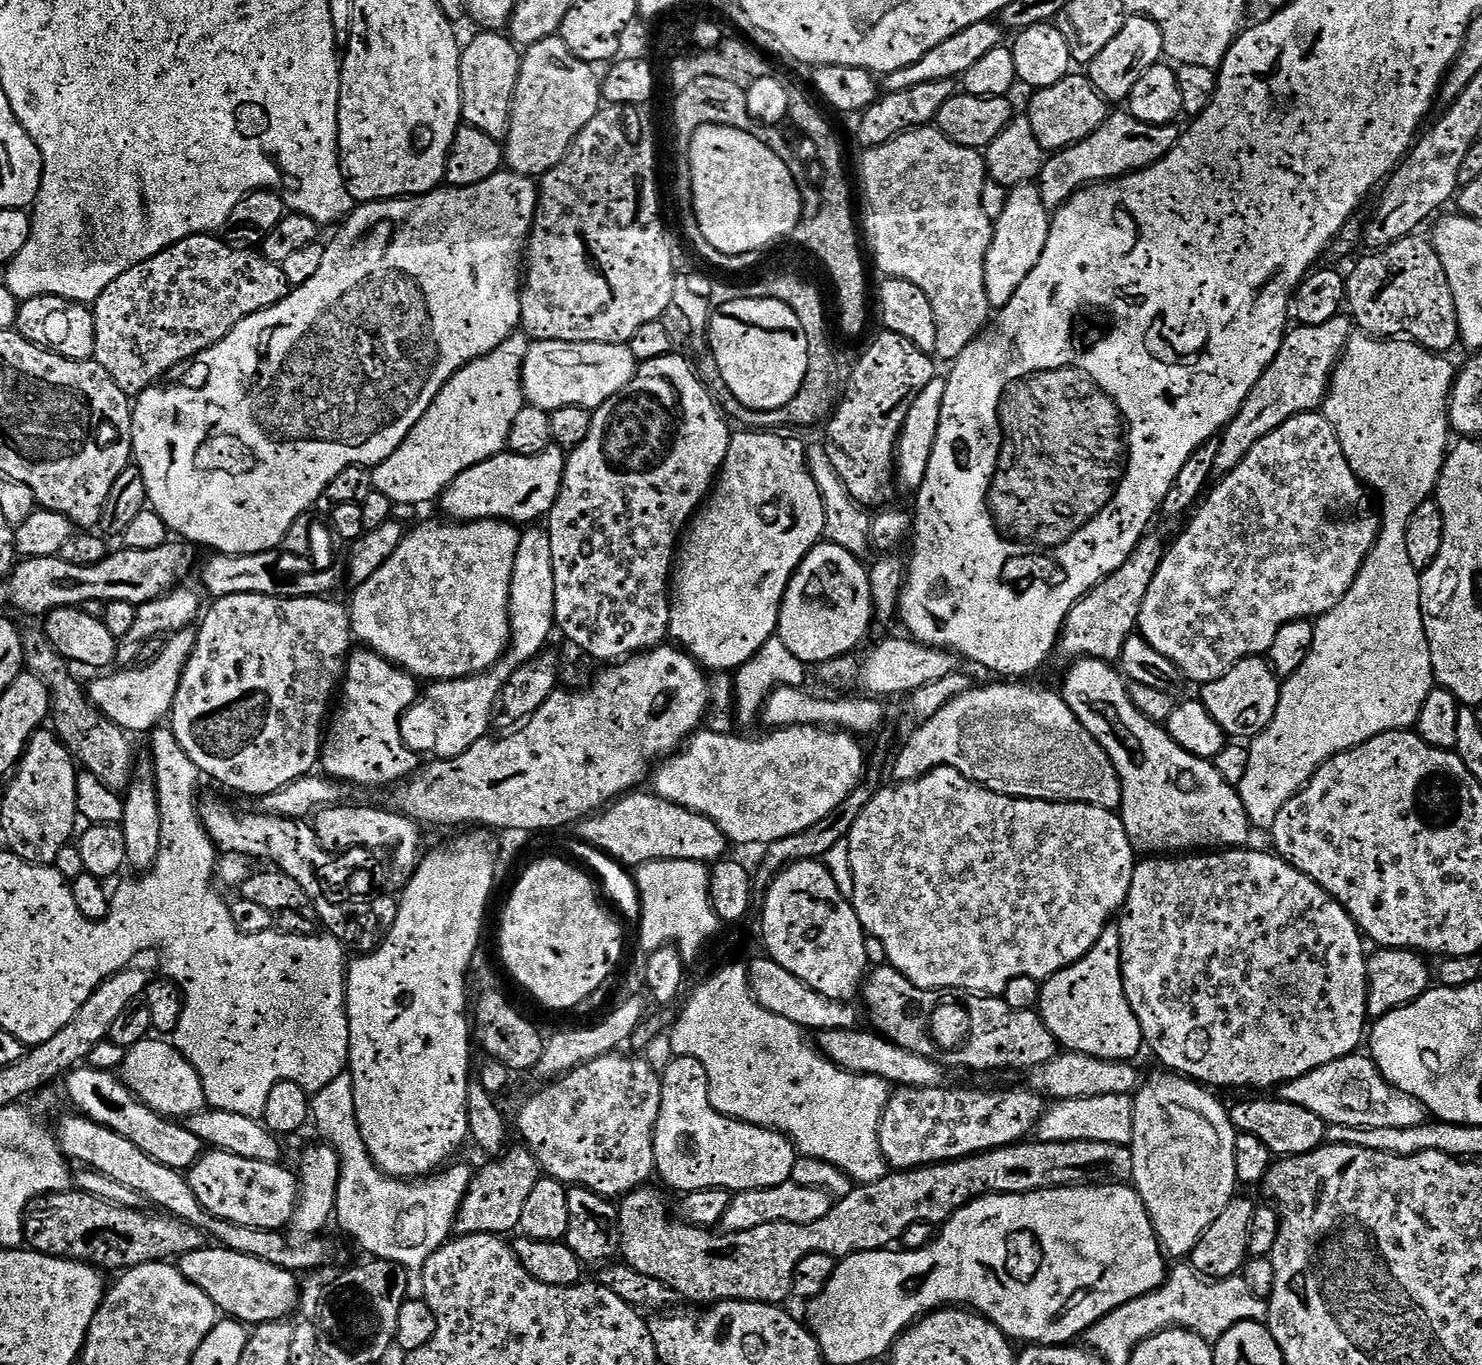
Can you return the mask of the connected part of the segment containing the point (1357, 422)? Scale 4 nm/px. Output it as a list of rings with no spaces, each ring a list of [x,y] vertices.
[[[1353,334],[1348,339],[1348,345],[1344,347],[1344,353],[1336,361],[1336,368],[1332,371],[1332,381],[1328,384],[1328,394],[1324,398],[1322,405],[1322,415],[1328,419],[1330,426],[1334,426],[1334,434],[1338,434],[1338,442],[1342,446],[1342,454],[1346,454],[1346,462],[1350,470],[1354,470],[1361,485],[1373,488],[1380,495],[1380,516],[1384,519],[1384,525],[1374,536],[1374,543],[1368,549],[1368,556],[1364,559],[1364,565],[1358,570],[1350,590],[1338,602],[1334,610],[1330,610],[1325,616],[1319,617],[1314,624],[1314,646],[1310,646],[1310,654],[1306,654],[1306,662],[1292,676],[1287,677],[1280,685],[1280,701],[1278,710],[1270,722],[1270,726],[1261,736],[1255,737],[1251,741],[1249,752],[1249,766],[1245,777],[1238,787],[1240,800],[1244,804],[1244,809],[1248,811],[1249,821],[1256,824],[1257,829],[1271,829],[1274,818],[1278,818],[1278,810],[1290,802],[1292,796],[1296,795],[1312,775],[1320,769],[1330,758],[1334,758],[1343,752],[1349,752],[1351,748],[1357,748],[1359,744],[1365,744],[1368,740],[1378,738],[1387,732],[1403,732],[1411,729],[1416,723],[1418,714],[1422,710],[1422,702],[1431,694],[1434,687],[1434,677],[1432,674],[1432,663],[1430,662],[1430,646],[1426,642],[1426,630],[1422,622],[1422,606],[1420,605],[1420,578],[1421,573],[1414,570],[1410,563],[1410,554],[1406,554],[1406,526],[1418,510],[1418,506],[1429,499],[1436,491],[1436,481],[1440,478],[1440,471],[1444,469],[1446,453],[1449,451],[1448,432],[1450,425],[1448,422],[1448,401],[1452,395],[1452,385],[1456,383],[1458,375],[1457,369],[1452,369],[1449,357],[1444,354],[1429,352],[1421,344],[1413,344],[1412,341],[1403,338],[1377,338],[1367,334]]]

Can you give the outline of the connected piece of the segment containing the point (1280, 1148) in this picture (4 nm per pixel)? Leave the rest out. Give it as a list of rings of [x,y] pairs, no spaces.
[[[1271,1098],[1271,1100],[1252,1100],[1249,1104],[1231,1105],[1230,1115],[1232,1125],[1237,1133],[1245,1132],[1258,1138],[1269,1150],[1273,1157],[1287,1158],[1310,1154],[1323,1148],[1329,1139],[1329,1125],[1322,1118],[1304,1106],[1292,1102]]]

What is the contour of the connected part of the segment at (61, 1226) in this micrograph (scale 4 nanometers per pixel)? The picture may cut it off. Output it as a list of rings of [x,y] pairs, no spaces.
[[[79,1190],[53,1192],[37,1196],[24,1214],[24,1244],[31,1251],[41,1252],[44,1256],[57,1256],[63,1260],[78,1260],[81,1264],[99,1266],[101,1269],[116,1272],[119,1268],[131,1270],[153,1262],[168,1262],[173,1258],[185,1256],[205,1247],[206,1240],[199,1228],[164,1216],[146,1216],[146,1212],[133,1208],[119,1208],[104,1200],[94,1198]]]

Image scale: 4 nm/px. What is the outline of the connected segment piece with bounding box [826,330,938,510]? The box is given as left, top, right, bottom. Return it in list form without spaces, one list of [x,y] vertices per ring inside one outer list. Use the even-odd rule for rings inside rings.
[[[887,330],[881,333],[881,336],[861,354],[856,369],[853,372],[851,369],[846,380],[843,399],[826,424],[826,429],[828,428],[826,447],[830,462],[838,478],[844,483],[849,496],[868,510],[872,510],[875,504],[886,503],[891,498],[892,476],[894,480],[898,472],[900,434],[910,414],[910,406],[914,406],[918,394],[922,394],[922,390],[926,390],[926,386],[930,386],[930,382],[938,376],[935,368],[937,365],[929,353],[918,350],[918,346],[906,342],[906,338],[898,334]]]

